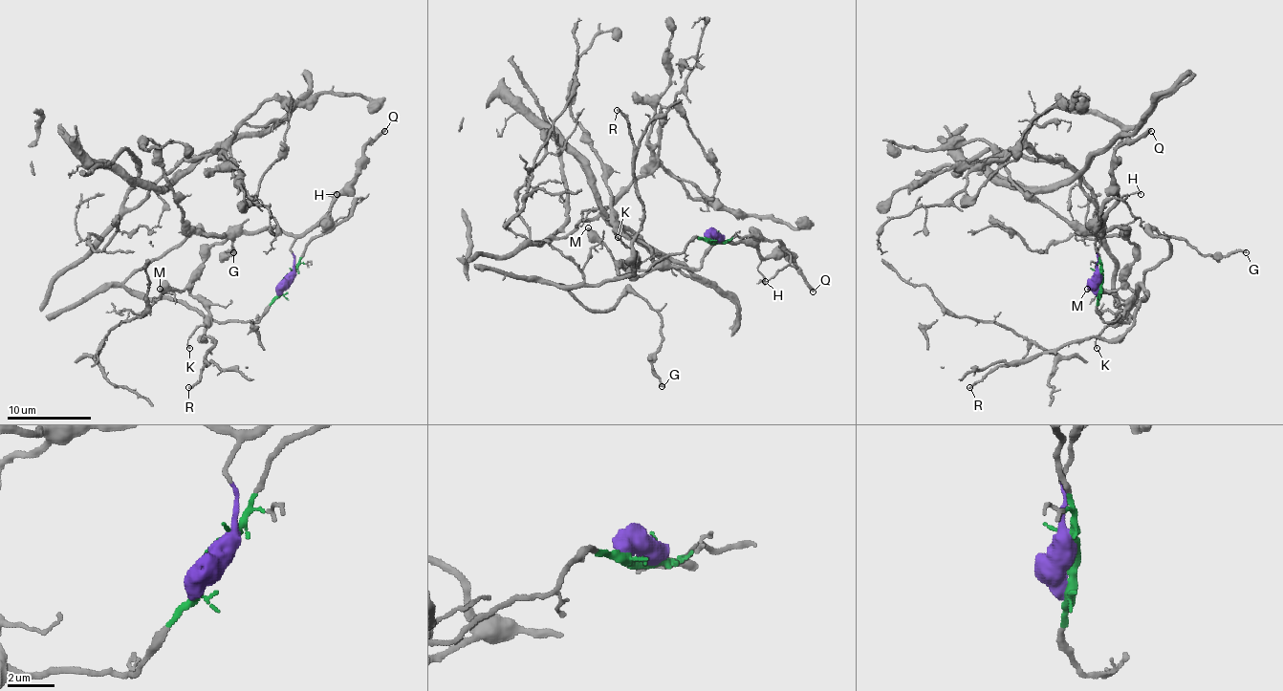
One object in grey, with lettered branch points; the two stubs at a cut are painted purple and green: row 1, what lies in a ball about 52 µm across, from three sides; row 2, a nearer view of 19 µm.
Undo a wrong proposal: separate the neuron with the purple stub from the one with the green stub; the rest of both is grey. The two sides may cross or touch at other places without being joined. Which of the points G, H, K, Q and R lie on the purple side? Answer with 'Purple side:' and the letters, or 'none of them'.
Purple side: H, K, Q

